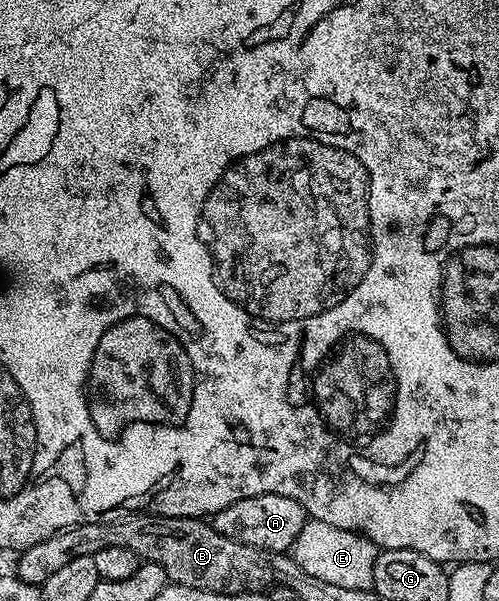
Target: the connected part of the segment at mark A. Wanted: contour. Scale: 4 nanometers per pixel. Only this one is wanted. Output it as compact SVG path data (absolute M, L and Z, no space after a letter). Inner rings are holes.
M259 494L219 510L211 517L211 523L219 534L223 534L223 538L231 538L259 550L288 553L295 538L299 538L299 530L303 530L306 519L305 508L299 506L295 498L283 498L283 494Z

